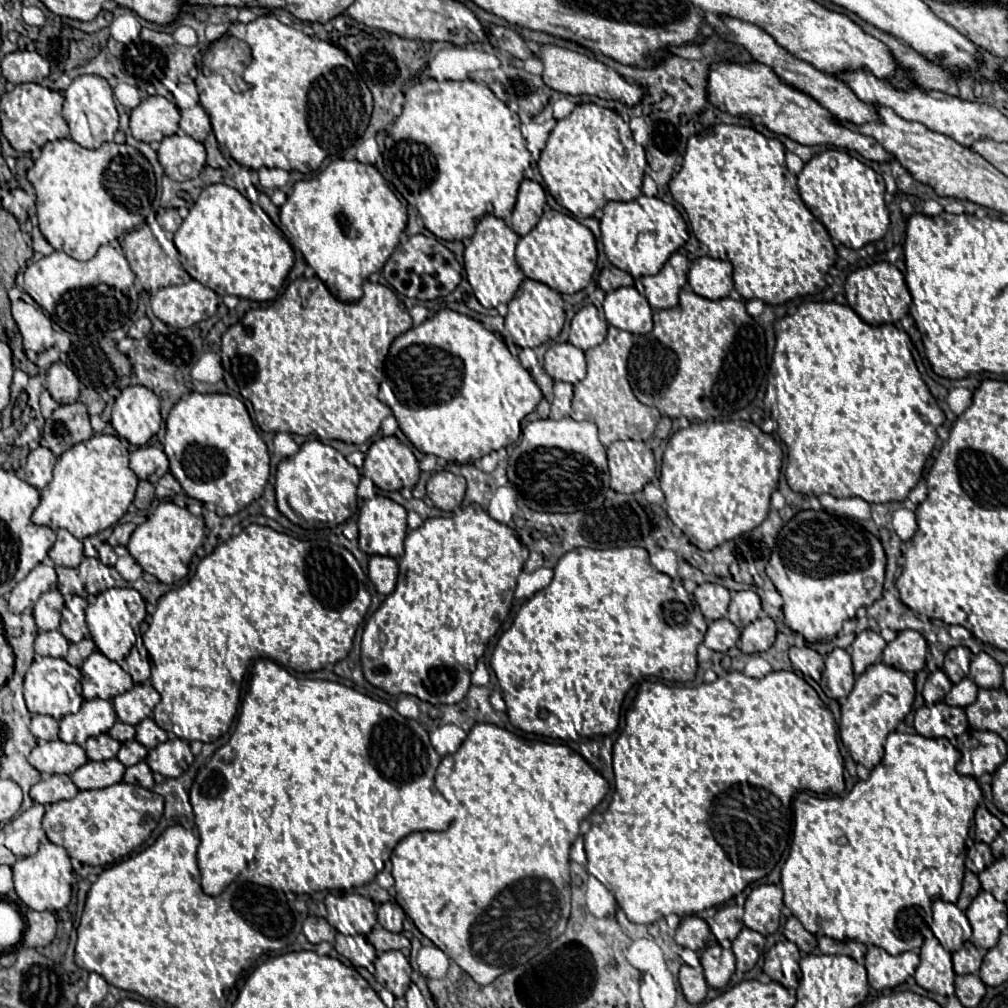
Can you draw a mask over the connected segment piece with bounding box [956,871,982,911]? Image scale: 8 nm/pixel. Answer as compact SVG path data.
M966 871L966 875L964 875L964 883L962 883L962 893L960 893L956 905L958 905L962 911L966 911L968 905L970 905L970 901L980 893L980 889L982 889L982 887L980 887L978 875Z

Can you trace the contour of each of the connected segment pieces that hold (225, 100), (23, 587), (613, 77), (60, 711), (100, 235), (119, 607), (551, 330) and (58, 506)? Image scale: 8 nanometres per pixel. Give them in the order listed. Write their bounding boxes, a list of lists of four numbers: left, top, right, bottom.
[[196,15,374,175],[10,563,58,611],[536,45,644,107],[24,657,82,719],[28,139,156,261],[86,589,150,665],[504,279,564,348],[32,435,138,539]]

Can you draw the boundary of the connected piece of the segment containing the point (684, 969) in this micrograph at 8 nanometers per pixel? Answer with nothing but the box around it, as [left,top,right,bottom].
[678,965,708,1005]

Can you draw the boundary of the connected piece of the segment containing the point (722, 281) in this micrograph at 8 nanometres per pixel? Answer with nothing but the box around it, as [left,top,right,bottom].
[688,257,734,299]

